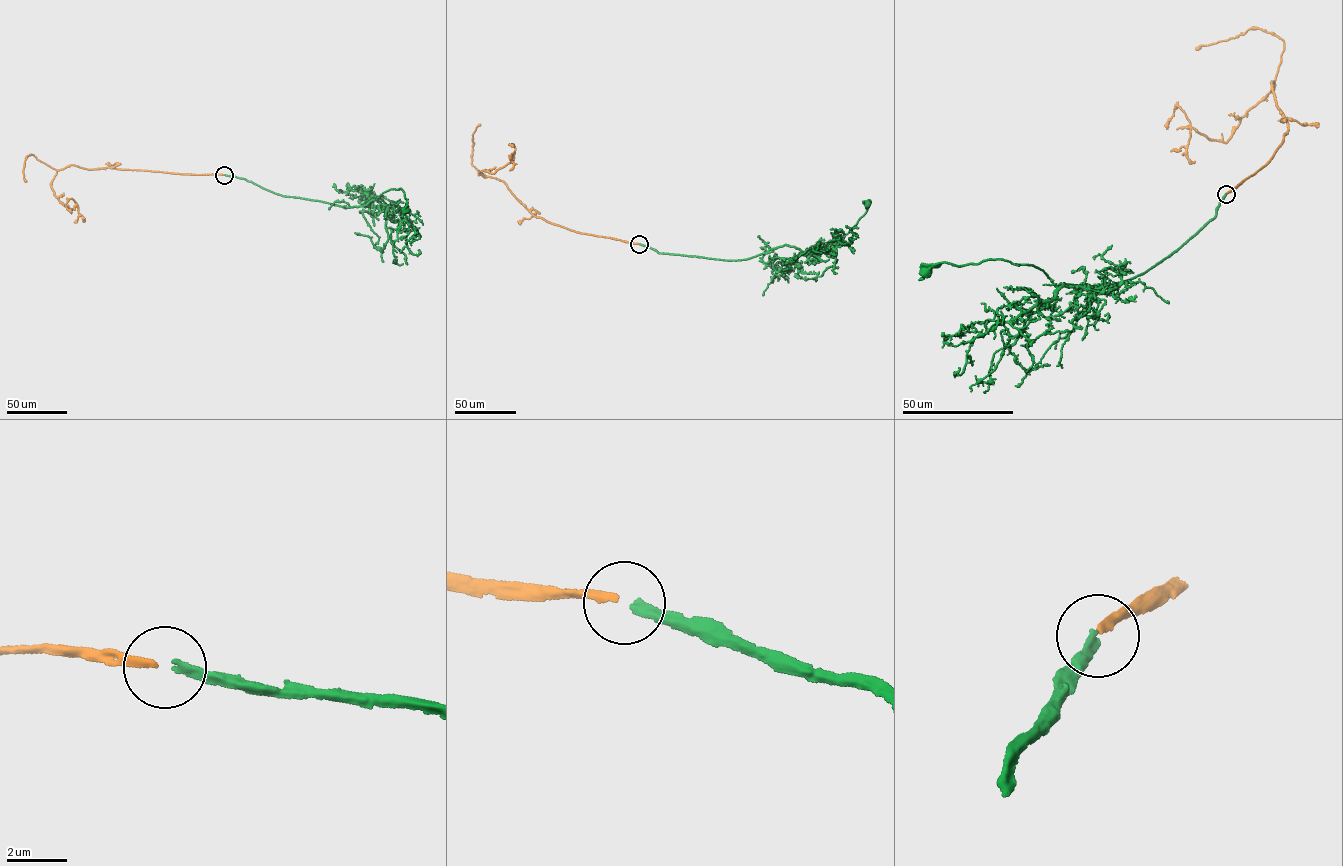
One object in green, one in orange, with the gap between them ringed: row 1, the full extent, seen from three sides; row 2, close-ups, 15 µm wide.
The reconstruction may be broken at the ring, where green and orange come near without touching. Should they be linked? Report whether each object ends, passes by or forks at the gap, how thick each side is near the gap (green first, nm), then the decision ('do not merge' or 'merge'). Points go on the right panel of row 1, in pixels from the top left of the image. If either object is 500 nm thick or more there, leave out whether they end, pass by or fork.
green ends; orange ends; calibres 300 and 240 nm; merge

